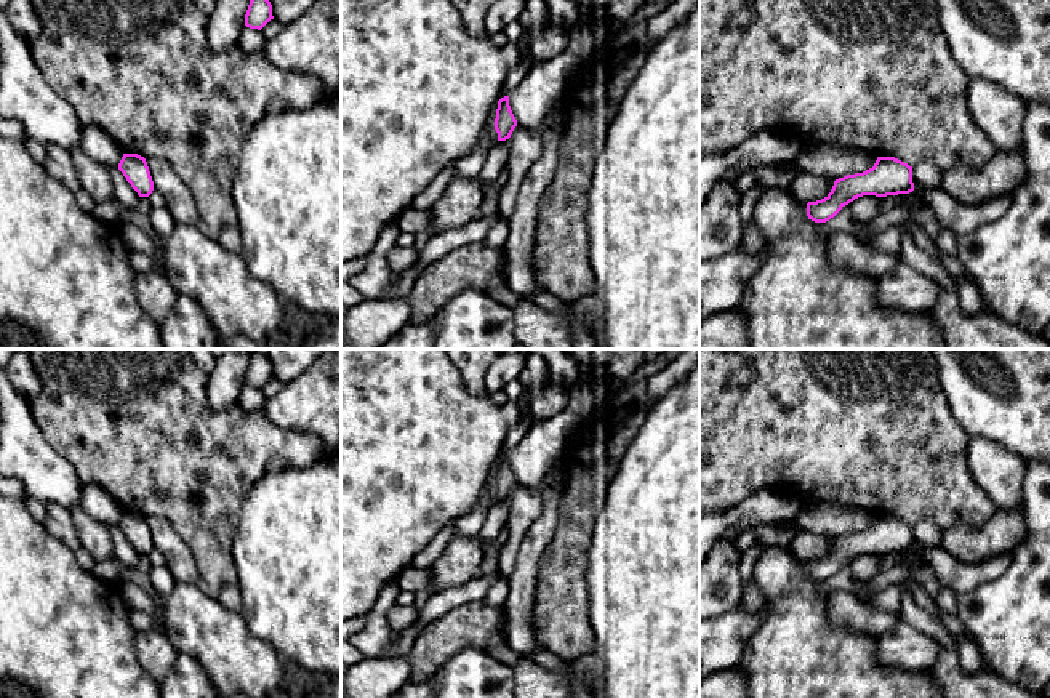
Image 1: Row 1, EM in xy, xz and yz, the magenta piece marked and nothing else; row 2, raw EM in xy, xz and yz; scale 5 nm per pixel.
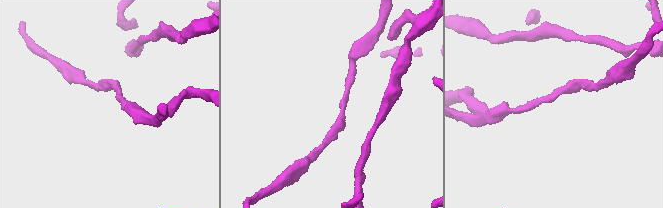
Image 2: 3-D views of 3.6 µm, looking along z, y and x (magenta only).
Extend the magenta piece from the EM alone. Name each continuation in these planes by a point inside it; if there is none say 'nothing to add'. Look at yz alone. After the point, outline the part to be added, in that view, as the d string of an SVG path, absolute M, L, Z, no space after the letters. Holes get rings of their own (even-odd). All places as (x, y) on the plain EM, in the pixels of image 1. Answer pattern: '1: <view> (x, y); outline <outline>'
nothing to add

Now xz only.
nothing to add

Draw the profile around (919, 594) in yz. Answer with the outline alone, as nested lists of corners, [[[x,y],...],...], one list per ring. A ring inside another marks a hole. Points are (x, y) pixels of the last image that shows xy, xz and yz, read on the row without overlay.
[[[908,580],[901,583],[901,586],[906,588],[906,591],[912,596],[914,602],[920,608],[924,608],[930,616],[940,621],[940,610],[935,605],[935,599],[917,581]]]

